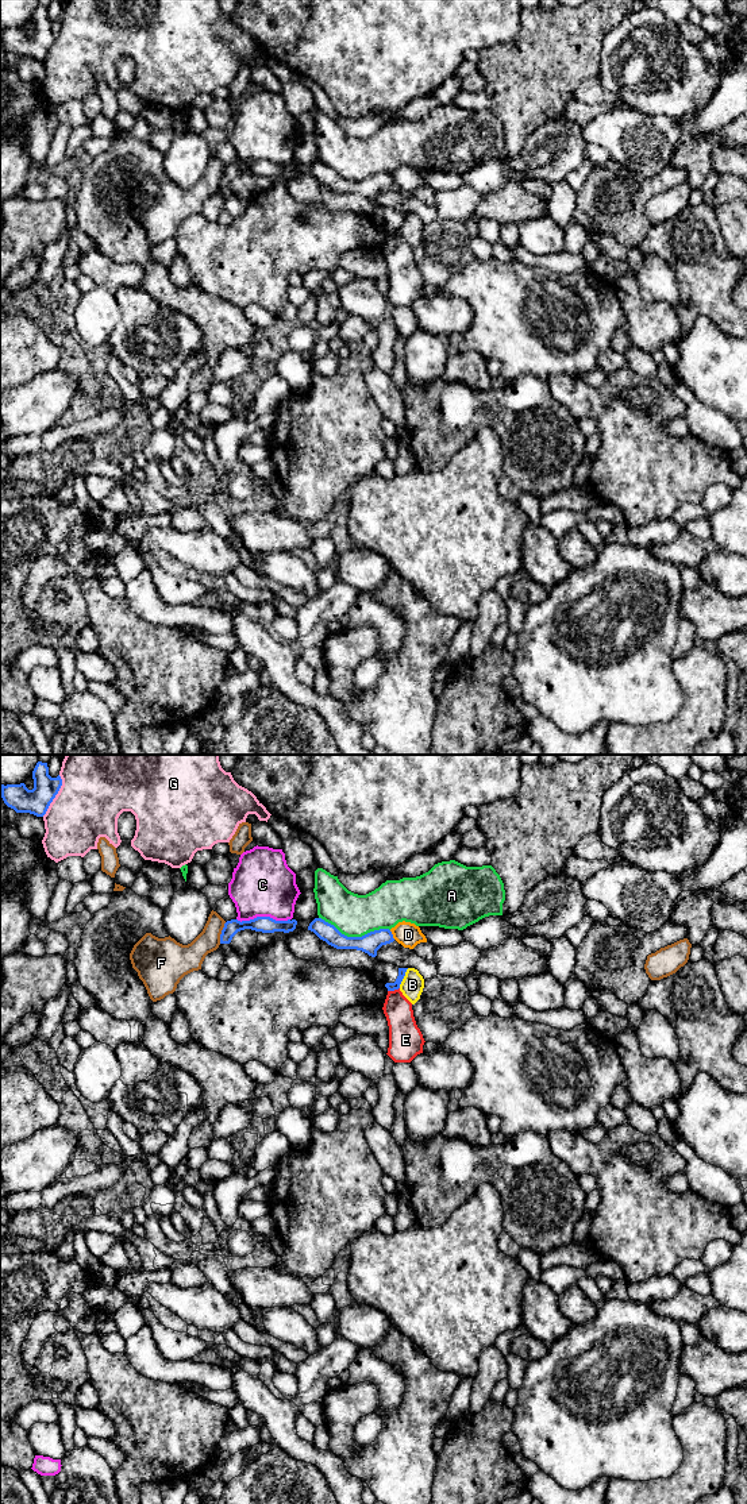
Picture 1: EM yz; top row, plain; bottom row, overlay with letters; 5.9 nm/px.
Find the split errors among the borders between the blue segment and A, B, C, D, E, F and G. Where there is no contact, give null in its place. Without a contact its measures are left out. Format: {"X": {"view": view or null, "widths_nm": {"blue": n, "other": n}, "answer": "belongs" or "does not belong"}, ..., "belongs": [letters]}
{"A": {"view": "yz", "widths_nm": {"blue": 120, "other": 260}, "answer": "does not belong"}, "B": {"view": "yz", "widths_nm": {"blue": 50, "other": 140}, "answer": "does not belong"}, "C": {"view": "yz", "widths_nm": {"blue": 100, "other": 380}, "answer": "does not belong"}, "D": {"view": "yz", "widths_nm": {"blue": 120, "other": 150}, "answer": "does not belong"}, "E": {"view": "yz", "widths_nm": {"blue": 50, "other": 180}, "answer": "does not belong"}, "F": {"view": "yz", "widths_nm": {"blue": 100, "other": 160}, "answer": "does not belong"}, "G": {"view": "yz", "widths_nm": {"blue": 160, "other": 400}, "answer": "does not belong"}, "belongs": []}

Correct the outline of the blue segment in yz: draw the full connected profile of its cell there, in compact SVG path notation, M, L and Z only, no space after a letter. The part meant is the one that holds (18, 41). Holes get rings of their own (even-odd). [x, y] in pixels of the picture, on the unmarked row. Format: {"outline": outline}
{"outline": "M38 5L34 15L34 32L28 34L24 27L20 28L0 28L1 42L4 47L16 57L30 57L36 61L43 61L58 38L62 23L58 19L49 19L47 7Z"}

